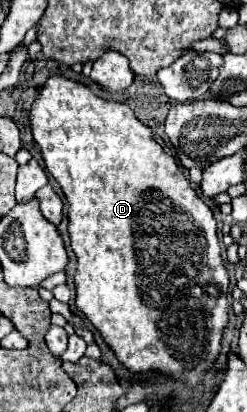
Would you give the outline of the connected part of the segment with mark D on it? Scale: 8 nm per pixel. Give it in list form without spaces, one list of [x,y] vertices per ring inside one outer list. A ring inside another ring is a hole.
[[[51,75],[45,85],[37,87],[37,97],[35,103],[29,109],[29,119],[31,119],[31,131],[35,143],[41,147],[41,155],[45,161],[47,171],[57,179],[61,185],[61,191],[69,203],[67,219],[69,219],[69,237],[71,237],[71,249],[77,257],[77,275],[75,275],[75,287],[77,287],[77,297],[75,305],[77,309],[85,315],[87,321],[103,335],[105,343],[115,351],[117,359],[127,365],[133,373],[157,369],[163,373],[171,375],[185,375],[185,381],[193,387],[197,385],[201,373],[205,369],[213,369],[217,355],[221,351],[221,337],[223,337],[223,327],[227,325],[227,311],[229,311],[229,275],[225,269],[225,263],[219,255],[219,239],[217,239],[217,223],[207,207],[207,203],[197,195],[197,191],[191,187],[189,179],[177,165],[176,159],[169,153],[165,142],[155,135],[153,127],[141,123],[131,107],[127,103],[119,101],[107,101],[97,97],[91,87],[69,79],[65,75]]]

